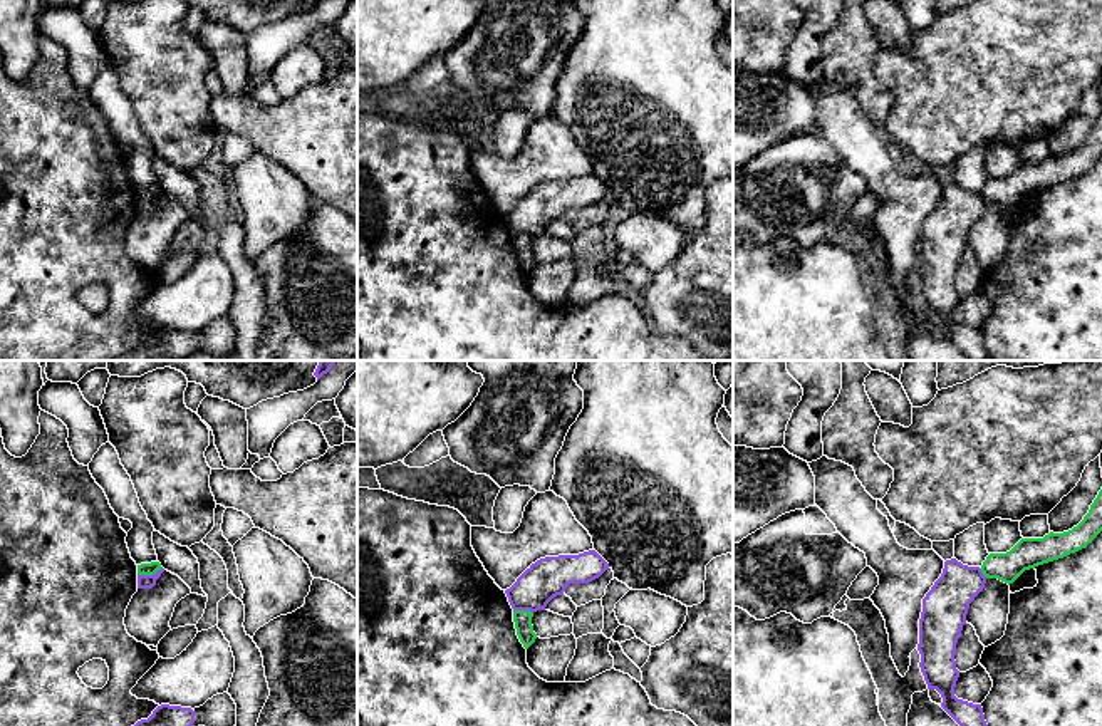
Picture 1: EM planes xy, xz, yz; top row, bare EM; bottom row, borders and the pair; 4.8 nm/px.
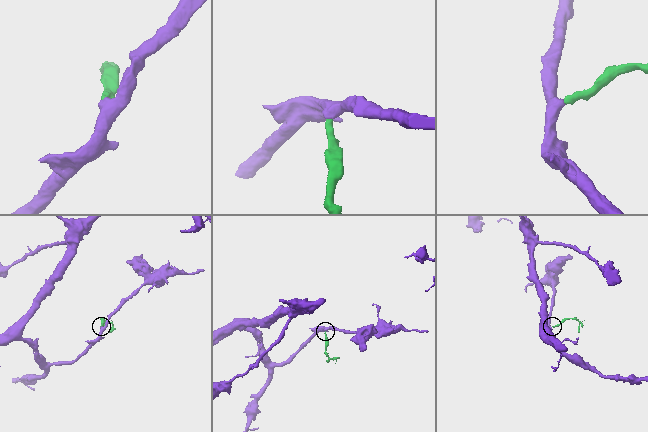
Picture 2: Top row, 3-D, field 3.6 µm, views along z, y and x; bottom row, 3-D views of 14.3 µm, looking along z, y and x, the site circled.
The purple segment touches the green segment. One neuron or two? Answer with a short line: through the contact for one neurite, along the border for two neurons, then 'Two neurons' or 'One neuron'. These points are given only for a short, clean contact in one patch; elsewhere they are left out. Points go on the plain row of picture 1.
Line: xy (161, 191), (153, 198), (138, 198). Two neurons

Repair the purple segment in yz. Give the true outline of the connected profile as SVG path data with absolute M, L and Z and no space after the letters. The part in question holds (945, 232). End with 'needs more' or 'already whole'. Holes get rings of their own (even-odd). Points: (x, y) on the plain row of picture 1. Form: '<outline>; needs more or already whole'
M956 183L946 184L941 201L923 223L919 243L919 292L928 314L941 319L941 332L969 360L988 360L988 349L981 329L954 320L959 302L954 278L969 228L985 213L985 208L986 201L980 191L963 189Z; already whole

